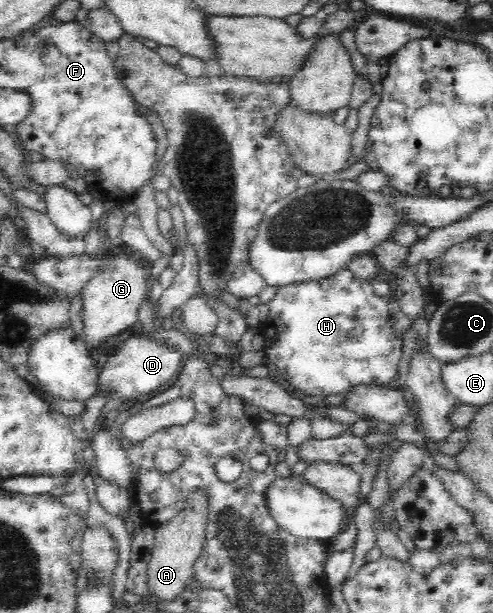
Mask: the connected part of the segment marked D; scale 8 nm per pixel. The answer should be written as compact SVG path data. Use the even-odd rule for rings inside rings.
M147 334L144 336L133 336L123 342L118 348L117 354L107 359L101 371L99 393L104 389L115 389L115 398L123 400L134 400L139 396L148 396L160 389L161 386L169 386L171 382L181 373L184 356L175 348L169 348Z

